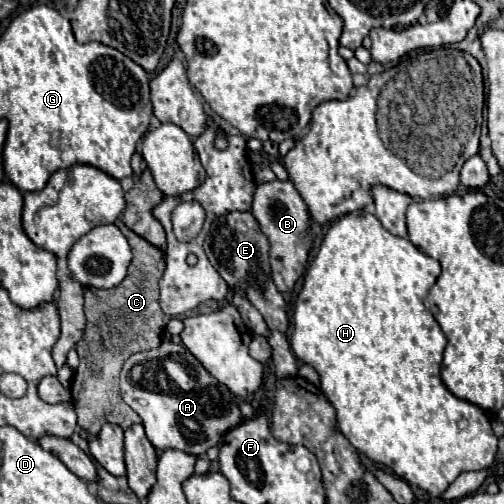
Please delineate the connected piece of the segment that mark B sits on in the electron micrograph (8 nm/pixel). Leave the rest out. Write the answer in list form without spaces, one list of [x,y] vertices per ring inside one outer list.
[[[274,180],[256,186],[252,216],[256,216],[260,230],[270,242],[270,268],[272,280],[280,292],[292,292],[296,280],[304,274],[308,264],[308,254],[312,248],[312,218],[302,196],[296,192],[290,180]]]

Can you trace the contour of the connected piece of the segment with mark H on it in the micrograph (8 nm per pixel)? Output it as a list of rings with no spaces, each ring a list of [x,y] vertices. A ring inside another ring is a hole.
[[[364,210],[346,214],[328,228],[316,258],[310,262],[310,268],[308,268],[306,278],[304,278],[304,286],[302,286],[298,298],[296,298],[294,332],[290,336],[290,346],[292,346],[294,356],[300,358],[300,362],[312,366],[318,372],[320,390],[330,400],[330,404],[336,408],[338,428],[350,440],[350,444],[360,454],[370,458],[374,464],[386,466],[388,470],[392,470],[397,477],[406,480],[408,484],[418,486],[420,490],[424,490],[428,494],[428,498],[438,498],[458,478],[458,474],[462,474],[462,472],[480,472],[480,470],[488,468],[494,462],[496,452],[498,452],[498,438],[492,432],[488,414],[480,406],[456,398],[444,386],[444,382],[440,378],[440,364],[442,364],[442,352],[446,348],[446,336],[442,334],[438,322],[434,320],[434,316],[426,310],[426,306],[422,302],[424,294],[430,290],[430,286],[436,282],[438,276],[440,276],[440,264],[434,258],[426,256],[410,240],[394,236],[388,230],[384,230],[374,214],[368,214]]]

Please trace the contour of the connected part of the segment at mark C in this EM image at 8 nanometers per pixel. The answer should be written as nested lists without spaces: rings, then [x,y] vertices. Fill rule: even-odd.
[[[118,218],[114,222],[120,232],[124,232],[130,250],[134,254],[128,276],[110,290],[84,288],[84,312],[86,312],[86,332],[76,344],[80,366],[76,368],[72,380],[72,404],[78,414],[80,428],[100,428],[104,422],[114,424],[140,424],[140,416],[124,404],[118,390],[118,374],[128,360],[128,356],[160,346],[160,334],[168,320],[174,318],[162,312],[158,304],[158,282],[164,274],[166,258],[164,250],[148,244],[148,240],[136,236],[124,222]],[[142,340],[142,344],[140,344]]]

